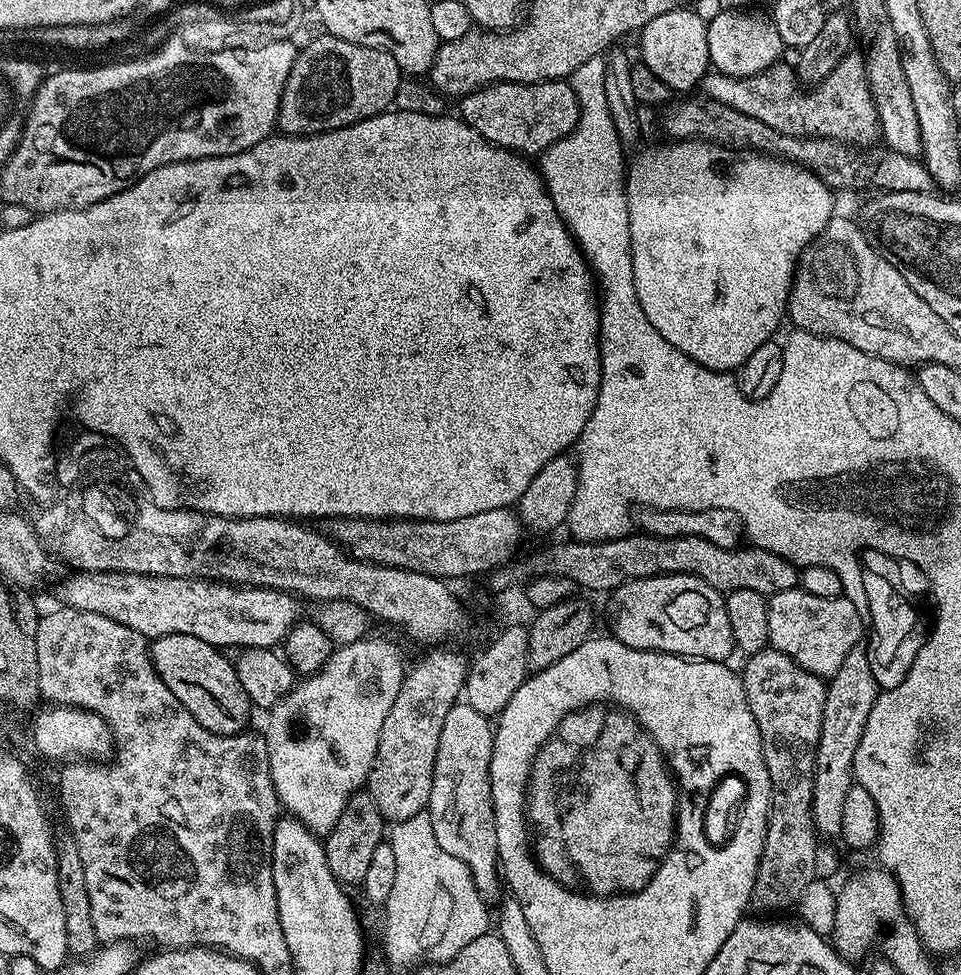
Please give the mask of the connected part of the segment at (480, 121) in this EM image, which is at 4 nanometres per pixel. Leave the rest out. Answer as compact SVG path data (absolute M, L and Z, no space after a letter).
M567 79L541 80L539 84L515 84L509 80L488 84L477 92L459 97L459 115L488 143L536 158L566 138L576 128L580 103Z

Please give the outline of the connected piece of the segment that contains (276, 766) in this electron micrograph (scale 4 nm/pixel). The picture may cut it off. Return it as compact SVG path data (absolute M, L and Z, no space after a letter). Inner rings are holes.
M369 634L362 640L339 645L314 675L293 684L267 713L268 761L276 797L287 815L302 821L316 836L327 837L338 818L342 818L349 798L367 785L378 754L378 734L382 734L382 722L386 722L386 714L390 714L390 706L394 706L394 698L398 698L405 671L406 663L399 646L384 636Z

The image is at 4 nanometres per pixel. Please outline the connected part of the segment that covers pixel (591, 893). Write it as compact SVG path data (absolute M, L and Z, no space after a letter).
M604 696L604 700L582 700L583 707L602 707L604 712L620 712L620 716L628 716L628 720L632 720L632 724L636 724L636 728L643 732L644 736L648 736L648 740L652 740L652 748L656 748L656 752L660 752L660 764L664 764L664 776L668 776L668 784L672 784L672 832L666 832L664 835L664 853L660 855L660 860L656 860L656 868L652 868L652 872L648 872L648 880L644 880L644 884L636 884L636 888L616 888L616 892L596 892L596 888L584 888L584 884L568 884L567 880L560 880L560 876L556 876L552 869L544 864L541 860L539 848L537 848L537 832L536 825L532 824L532 800L530 790L527 788L522 797L522 815L520 816L520 824L524 824L524 852L528 852L528 860L532 860L532 868L536 868L536 872L540 872L540 876L544 876L544 880L552 880L552 884L556 884L556 888L564 888L564 892L568 892L568 896L580 896L580 900L628 900L628 896L640 896L640 892L648 892L648 884L652 884L652 880L656 880L656 876L660 876L660 868L664 868L664 864L668 864L668 856L672 856L672 852L676 852L676 844L680 844L680 812L684 812L684 800L688 800L688 796L692 796L692 792L684 792L684 772L676 772L676 764L672 764L672 759L668 756L668 752L664 752L664 744L660 744L660 740L656 740L656 732L652 732L652 728L648 728L648 724L644 724L644 720L640 720L640 712L636 712L636 708L632 708L632 704L620 704L620 700L612 700L612 696Z

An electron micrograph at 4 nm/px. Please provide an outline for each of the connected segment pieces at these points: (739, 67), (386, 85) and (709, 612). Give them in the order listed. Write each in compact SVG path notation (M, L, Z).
M721 11L708 25L708 62L715 71L727 76L753 76L765 72L785 55L786 49L782 38L778 38L778 30L773 26L771 19L760 16L751 16L748 12Z
M319 34L305 48L296 53L296 61L290 70L290 78L282 90L282 102L276 119L279 131L285 136L319 136L322 132L333 132L348 128L379 112L387 112L393 107L396 91L402 83L402 73L398 62L394 62L391 51L383 47L362 46L346 42L337 36Z
M651 576L631 580L611 593L608 604L608 620L612 623L611 635L626 646L647 652L669 652L671 656L686 656L697 660L727 661L734 652L730 618L726 618L724 596L714 586L706 586L693 576Z

